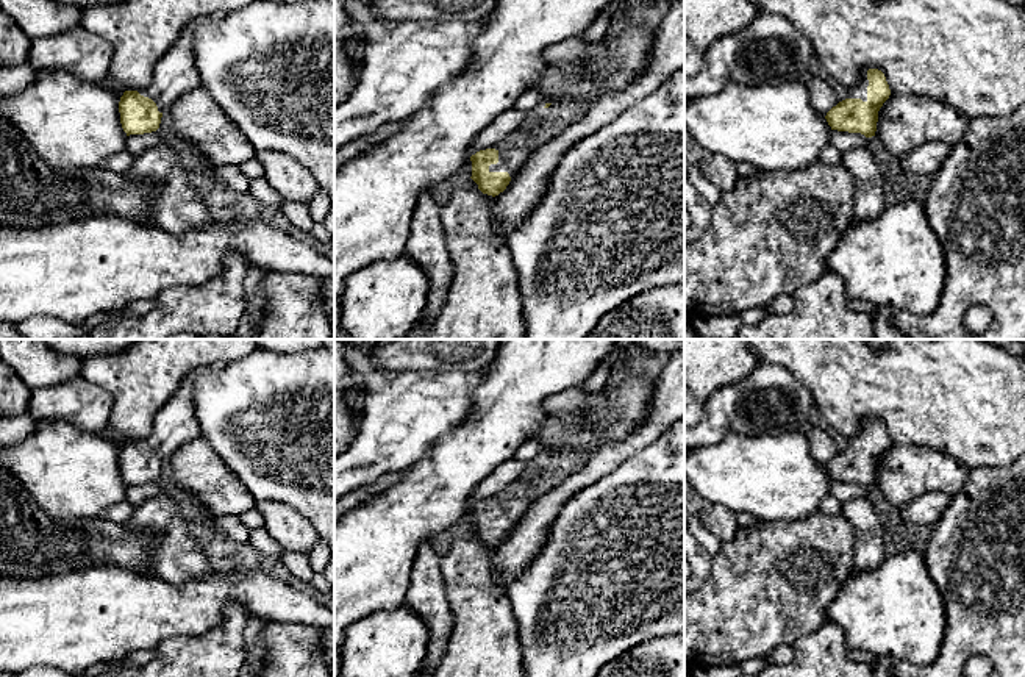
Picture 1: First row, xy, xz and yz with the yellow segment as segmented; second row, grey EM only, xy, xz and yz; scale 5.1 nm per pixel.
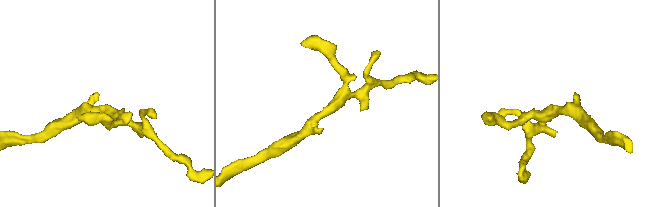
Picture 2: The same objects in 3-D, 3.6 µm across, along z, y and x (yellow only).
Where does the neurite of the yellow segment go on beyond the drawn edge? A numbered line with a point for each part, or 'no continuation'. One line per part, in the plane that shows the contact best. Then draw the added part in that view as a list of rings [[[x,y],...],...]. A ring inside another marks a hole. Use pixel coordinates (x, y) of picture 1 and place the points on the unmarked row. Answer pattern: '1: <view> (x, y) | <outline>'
1: yz (858, 441) | [[[864,421],[861,424],[859,433],[848,438],[847,449],[861,449],[862,452],[867,452],[867,436],[869,430],[867,430],[867,422]]]

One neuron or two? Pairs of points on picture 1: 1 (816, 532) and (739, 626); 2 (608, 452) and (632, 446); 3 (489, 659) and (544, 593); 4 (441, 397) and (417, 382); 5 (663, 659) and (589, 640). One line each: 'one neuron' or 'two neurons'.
1: one neuron
2: one neuron
3: two neurons
4: one neuron
5: two neurons

